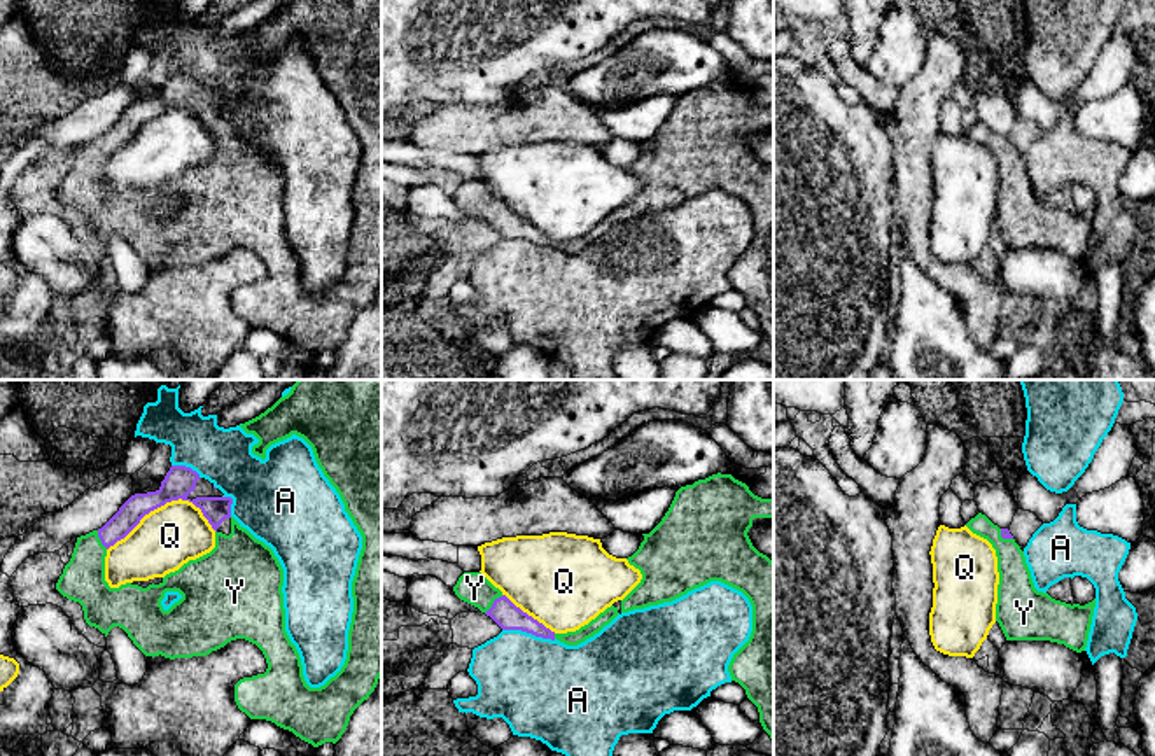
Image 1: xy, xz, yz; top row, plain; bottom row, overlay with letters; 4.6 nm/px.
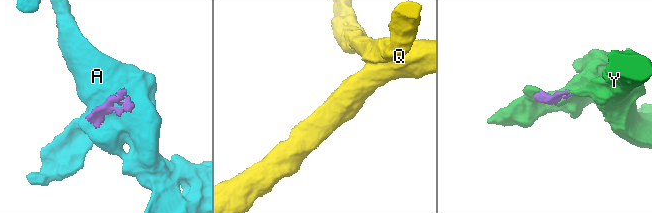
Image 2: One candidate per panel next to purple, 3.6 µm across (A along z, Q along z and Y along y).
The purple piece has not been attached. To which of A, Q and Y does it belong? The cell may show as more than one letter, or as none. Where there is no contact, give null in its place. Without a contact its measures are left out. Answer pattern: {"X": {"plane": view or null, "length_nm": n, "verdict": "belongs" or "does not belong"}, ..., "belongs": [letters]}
{"A": {"plane": "xz", "length_nm": 260, "verdict": "does not belong"}, "Q": {"plane": "xy", "length_nm": 500, "verdict": "does not belong"}, "Y": {"plane": "xz", "length_nm": 120, "verdict": "belongs"}, "belongs": ["Y"]}

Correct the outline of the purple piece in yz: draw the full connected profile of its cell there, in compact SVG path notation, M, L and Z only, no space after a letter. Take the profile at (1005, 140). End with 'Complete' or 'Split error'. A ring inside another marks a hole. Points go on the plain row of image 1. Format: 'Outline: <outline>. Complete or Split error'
Outline: M982 121L966 135L996 158L999 180L996 229L1006 248L1050 248L1076 261L1085 259L1096 206L1085 214L1071 214L1038 200L1024 159L1008 136L999 136Z. Split error

